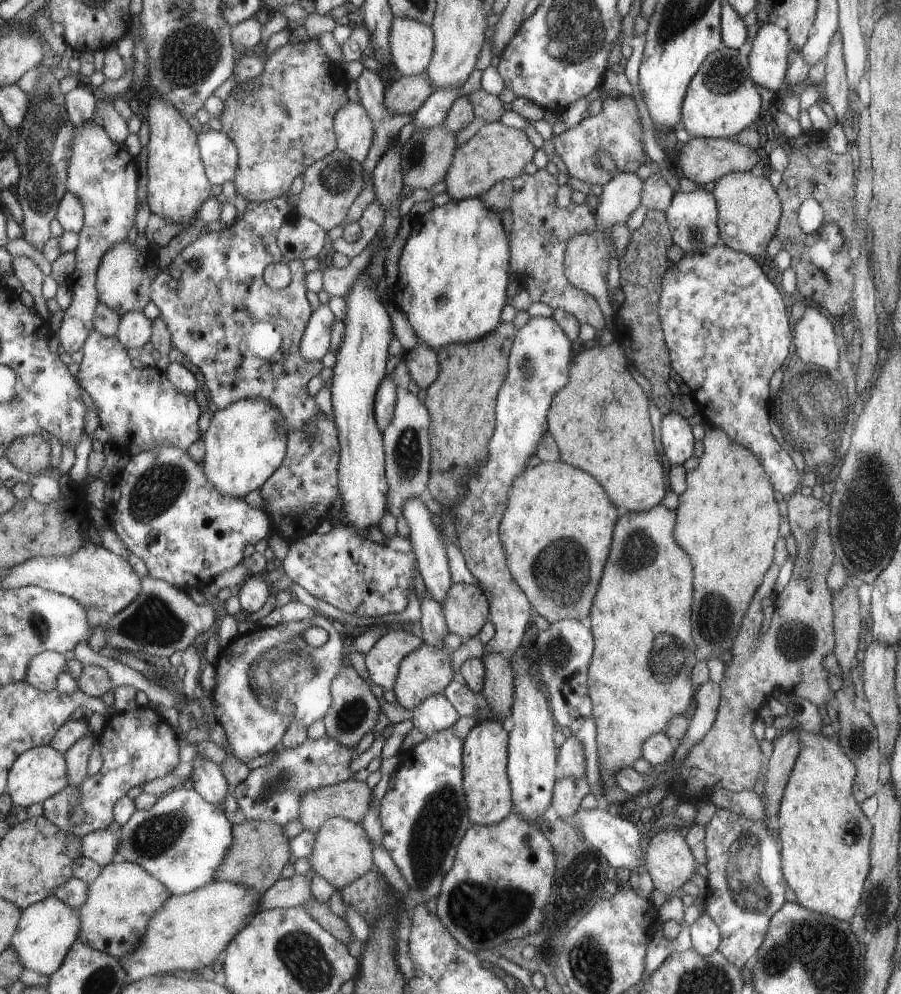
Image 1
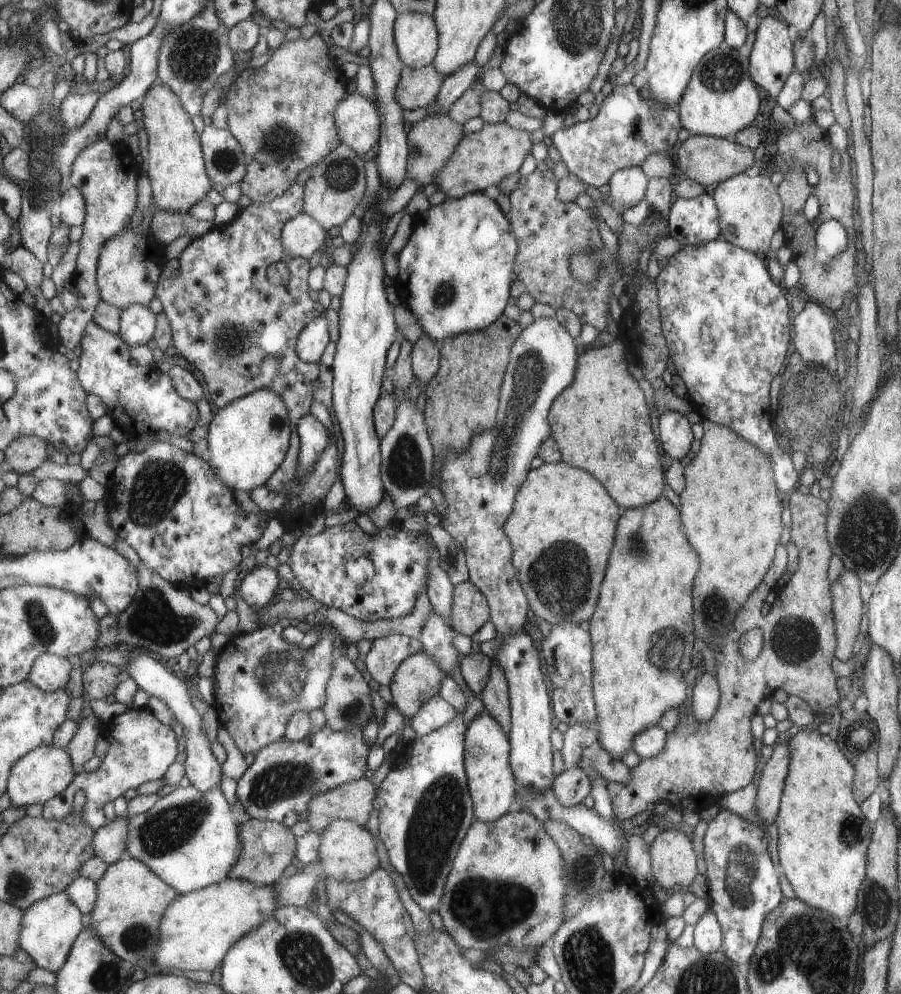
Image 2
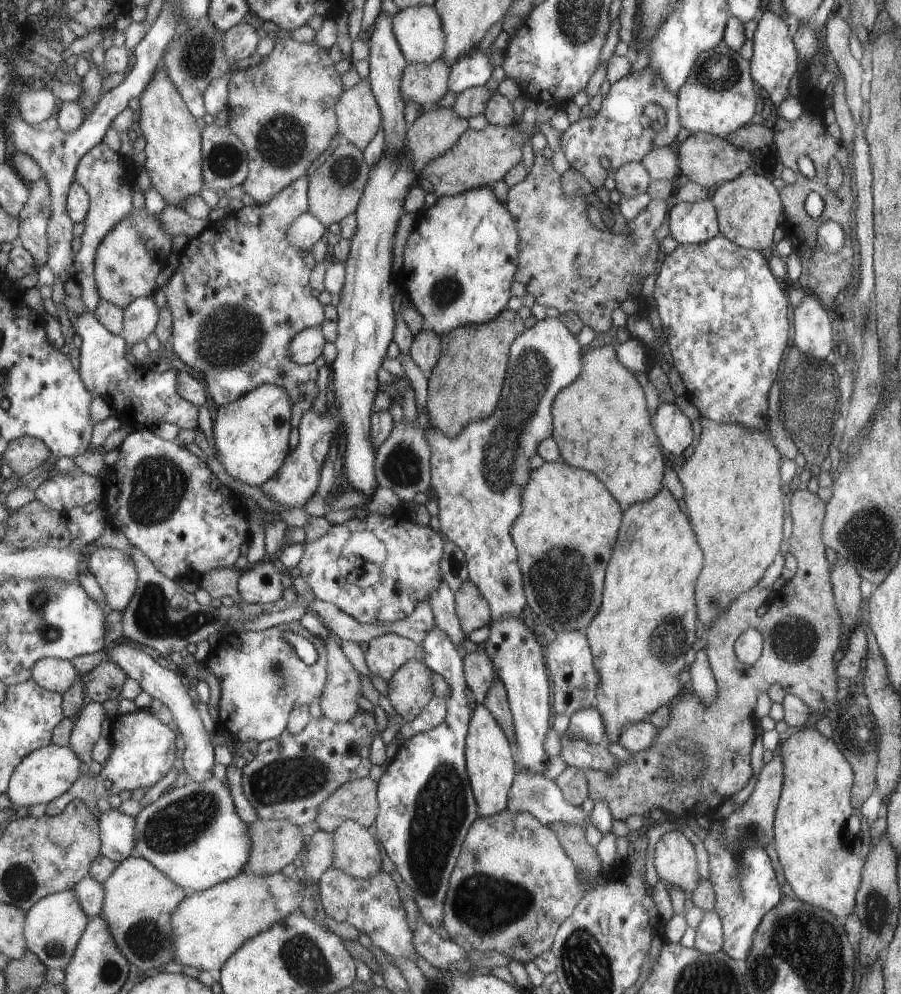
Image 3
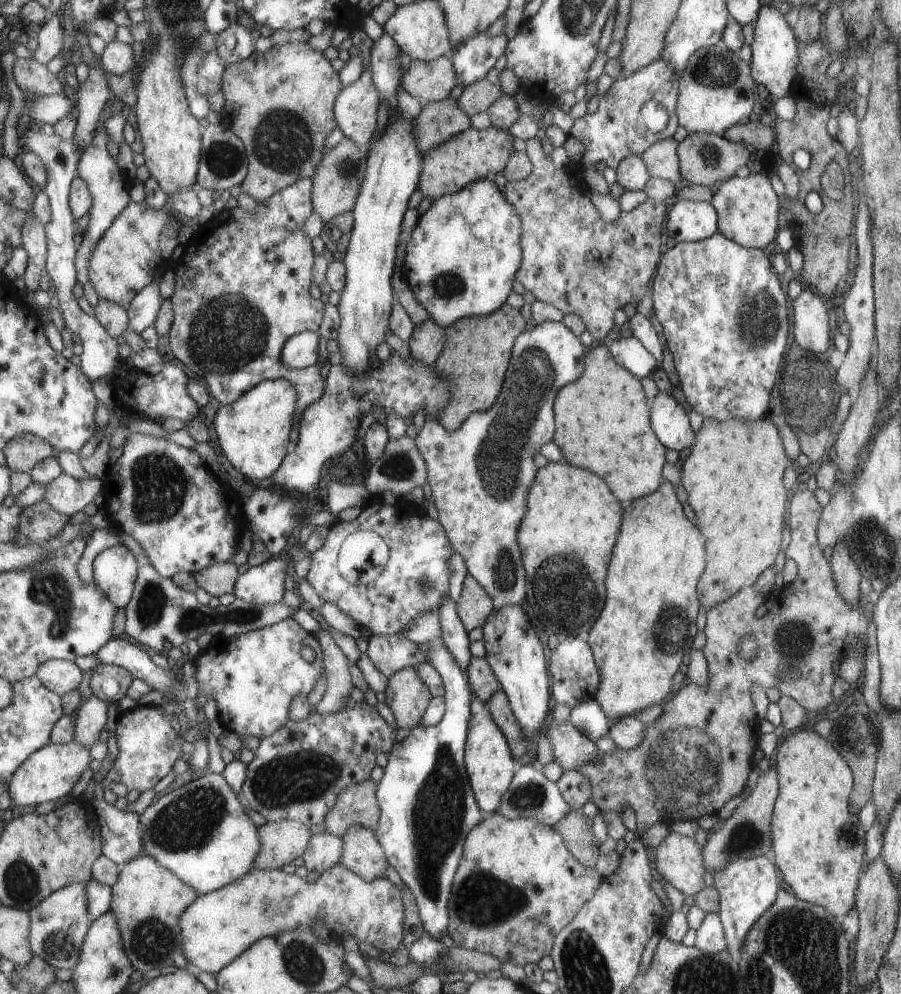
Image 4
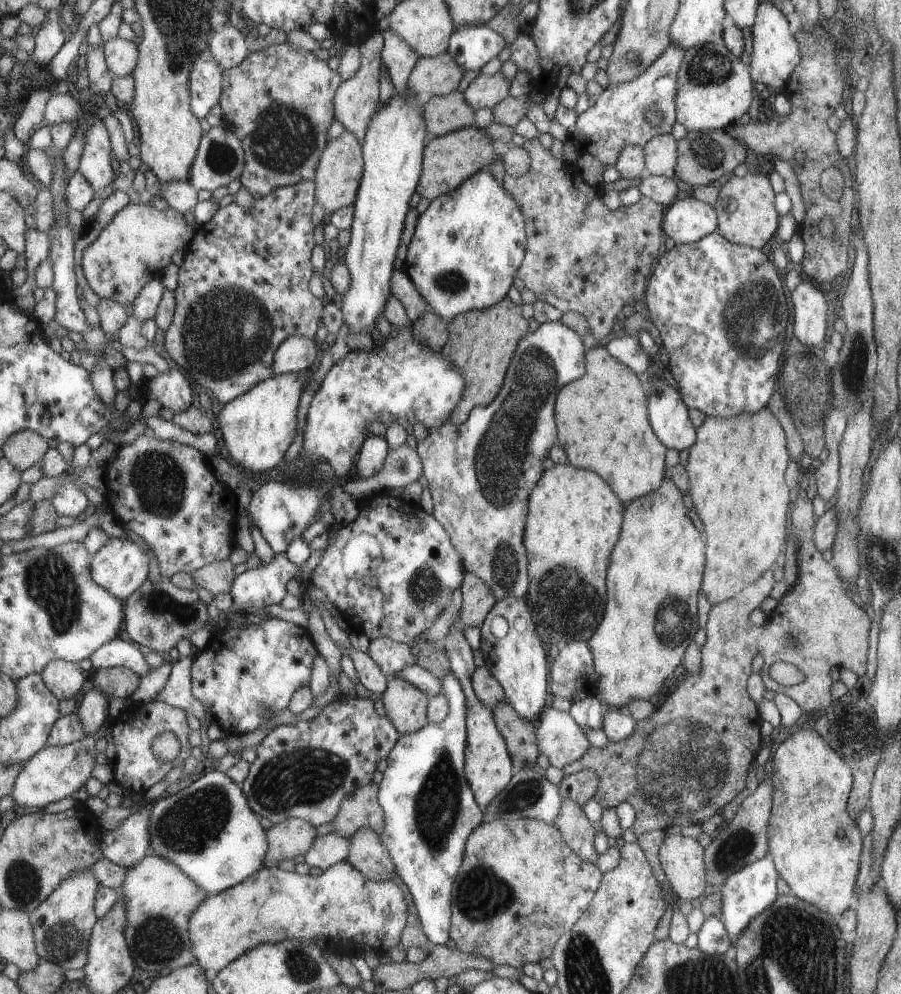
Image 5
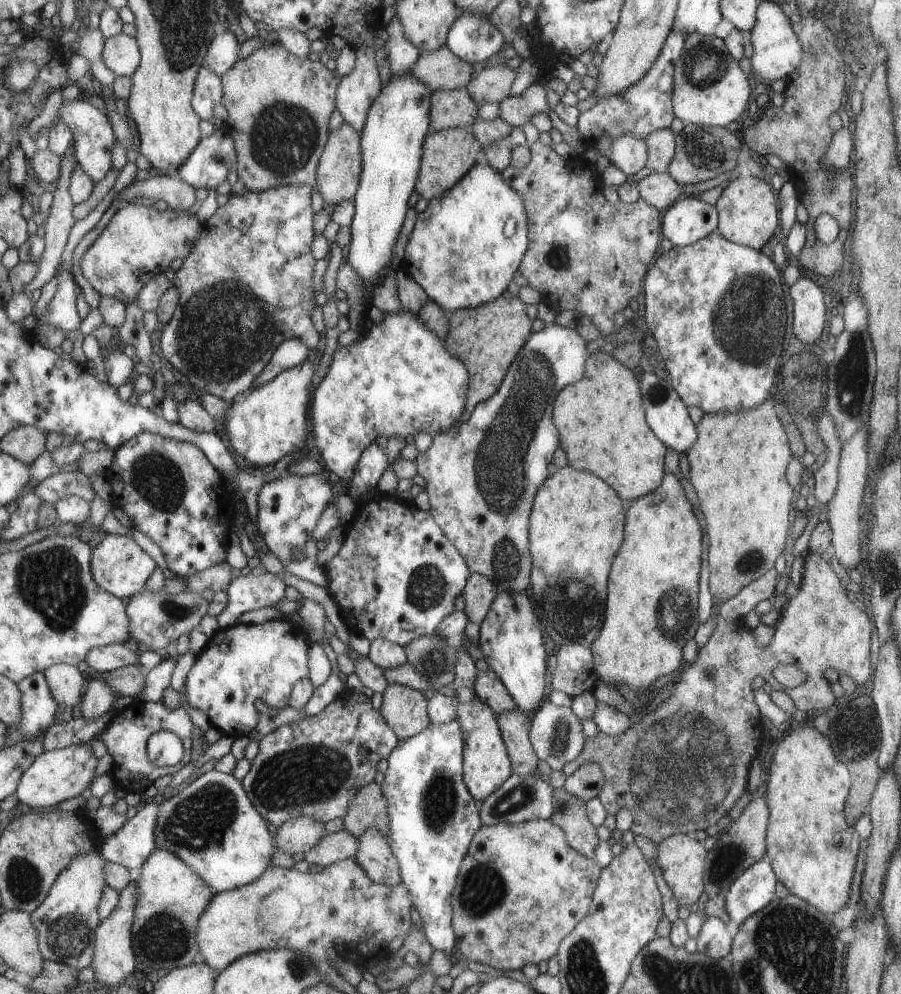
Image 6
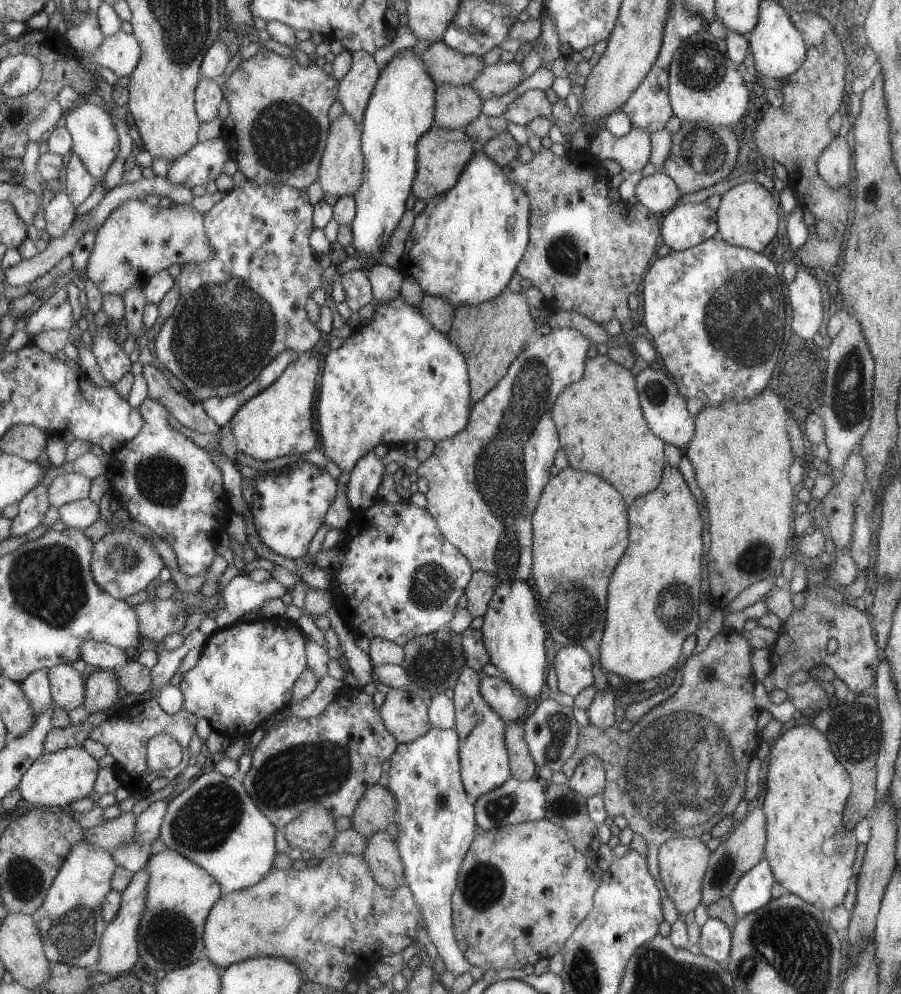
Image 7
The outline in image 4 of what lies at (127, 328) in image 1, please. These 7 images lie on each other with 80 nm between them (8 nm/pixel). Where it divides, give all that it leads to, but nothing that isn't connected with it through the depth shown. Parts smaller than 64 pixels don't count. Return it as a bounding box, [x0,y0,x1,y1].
[128,281,165,334]

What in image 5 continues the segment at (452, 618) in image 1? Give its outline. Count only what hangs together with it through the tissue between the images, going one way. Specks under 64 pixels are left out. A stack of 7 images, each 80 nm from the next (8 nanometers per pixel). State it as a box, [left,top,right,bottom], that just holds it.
[457,572,496,627]

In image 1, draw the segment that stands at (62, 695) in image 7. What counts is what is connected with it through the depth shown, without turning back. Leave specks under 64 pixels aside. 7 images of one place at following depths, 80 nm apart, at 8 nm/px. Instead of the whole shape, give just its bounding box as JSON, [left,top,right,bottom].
[26,651,69,691]

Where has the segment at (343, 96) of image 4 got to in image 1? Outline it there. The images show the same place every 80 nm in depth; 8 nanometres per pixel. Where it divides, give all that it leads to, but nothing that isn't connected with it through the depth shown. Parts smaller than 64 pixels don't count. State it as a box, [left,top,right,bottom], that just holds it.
[332,101,374,164]

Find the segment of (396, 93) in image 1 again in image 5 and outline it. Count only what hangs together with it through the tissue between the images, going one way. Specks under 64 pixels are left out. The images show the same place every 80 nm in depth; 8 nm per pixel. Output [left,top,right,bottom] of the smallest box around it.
[407,51,464,98]

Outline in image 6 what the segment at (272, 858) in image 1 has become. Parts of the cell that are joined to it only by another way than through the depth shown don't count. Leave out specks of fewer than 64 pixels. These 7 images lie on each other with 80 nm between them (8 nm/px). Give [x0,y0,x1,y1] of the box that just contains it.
[273,816,324,856]

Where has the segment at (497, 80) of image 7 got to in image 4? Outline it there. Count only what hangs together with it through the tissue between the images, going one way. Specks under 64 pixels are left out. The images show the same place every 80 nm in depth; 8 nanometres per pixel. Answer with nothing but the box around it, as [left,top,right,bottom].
[457,77,503,118]

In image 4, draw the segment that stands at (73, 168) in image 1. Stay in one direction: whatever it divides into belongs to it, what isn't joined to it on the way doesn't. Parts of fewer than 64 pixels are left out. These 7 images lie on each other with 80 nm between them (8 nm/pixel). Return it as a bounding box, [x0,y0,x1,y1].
[76,125,131,308]

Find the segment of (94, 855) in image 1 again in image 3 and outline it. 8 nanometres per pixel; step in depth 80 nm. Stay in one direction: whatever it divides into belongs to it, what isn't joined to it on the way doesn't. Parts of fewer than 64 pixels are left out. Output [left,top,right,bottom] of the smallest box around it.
[100,809,136,863]

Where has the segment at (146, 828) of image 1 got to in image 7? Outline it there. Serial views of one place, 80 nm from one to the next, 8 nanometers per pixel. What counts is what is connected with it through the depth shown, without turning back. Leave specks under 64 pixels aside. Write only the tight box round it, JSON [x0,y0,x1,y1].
[159,770,275,893]

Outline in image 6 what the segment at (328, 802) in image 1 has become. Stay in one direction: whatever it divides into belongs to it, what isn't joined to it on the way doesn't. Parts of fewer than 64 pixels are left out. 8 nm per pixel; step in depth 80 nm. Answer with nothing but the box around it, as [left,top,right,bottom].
[341,782,388,838]

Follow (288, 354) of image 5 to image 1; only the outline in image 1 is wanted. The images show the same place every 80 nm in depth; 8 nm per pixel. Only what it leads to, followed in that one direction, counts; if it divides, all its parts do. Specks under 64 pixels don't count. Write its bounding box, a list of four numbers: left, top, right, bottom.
[299,304,334,360]

